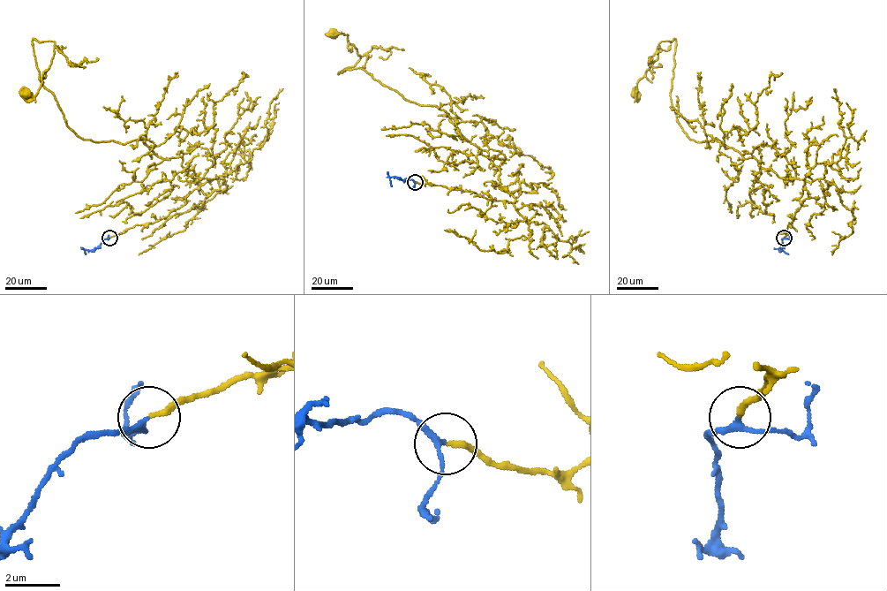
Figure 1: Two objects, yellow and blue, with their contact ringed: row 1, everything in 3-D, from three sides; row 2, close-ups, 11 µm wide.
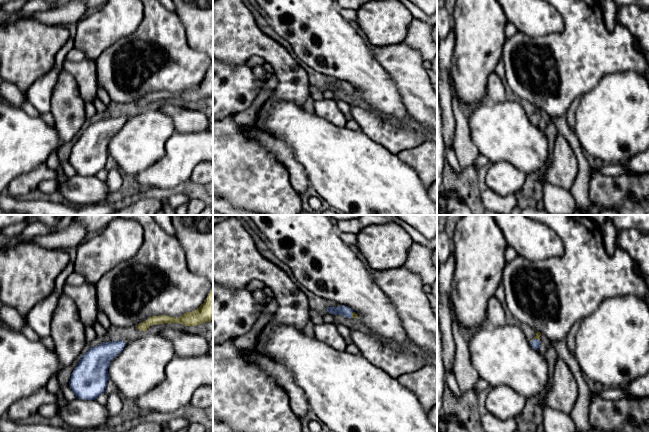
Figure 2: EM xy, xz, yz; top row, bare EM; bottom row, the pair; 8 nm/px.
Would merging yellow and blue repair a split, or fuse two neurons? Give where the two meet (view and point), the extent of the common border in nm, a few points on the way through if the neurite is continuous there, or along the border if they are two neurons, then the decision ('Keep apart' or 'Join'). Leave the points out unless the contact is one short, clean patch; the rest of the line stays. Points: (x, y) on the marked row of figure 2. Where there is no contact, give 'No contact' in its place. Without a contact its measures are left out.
Touches yellow at yz (534, 338). Shared border 80 nm. Path across: yz (538, 334), (534, 338), (535, 343). Join

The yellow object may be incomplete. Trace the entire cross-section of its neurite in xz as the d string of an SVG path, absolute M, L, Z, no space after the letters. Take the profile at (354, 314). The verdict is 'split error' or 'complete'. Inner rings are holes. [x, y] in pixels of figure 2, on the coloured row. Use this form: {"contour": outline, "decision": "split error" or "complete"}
{"contour": "M338 306L338 307L329 307L327 308L327 311L333 315L343 315L346 318L355 318L358 317L358 315L349 307L347 306Z", "decision": "split error"}

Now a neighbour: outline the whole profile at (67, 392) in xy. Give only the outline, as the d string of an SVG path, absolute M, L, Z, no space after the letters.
M60 385L60 388L67 401L72 401L77 398L69 386Z

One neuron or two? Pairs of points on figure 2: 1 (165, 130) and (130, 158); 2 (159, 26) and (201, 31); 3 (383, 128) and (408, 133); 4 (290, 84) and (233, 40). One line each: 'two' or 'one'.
1: one
2: two
3: one
4: one

